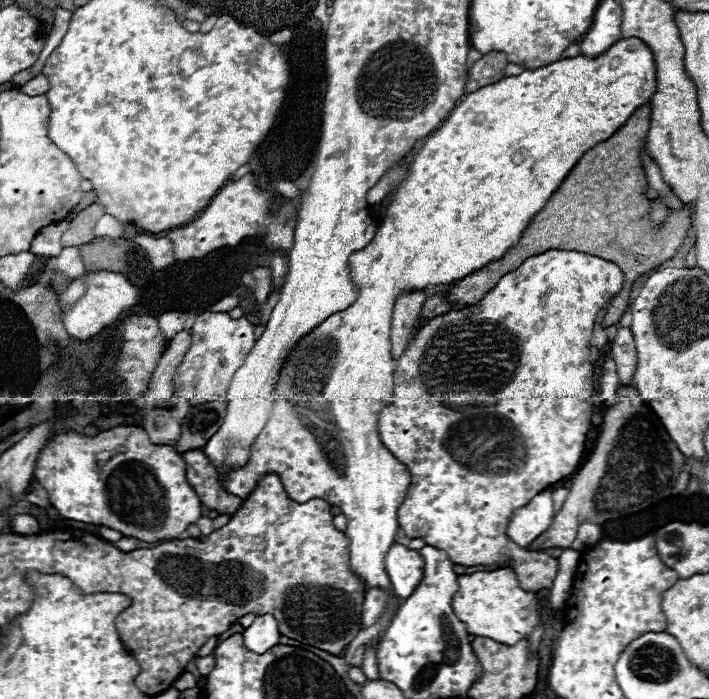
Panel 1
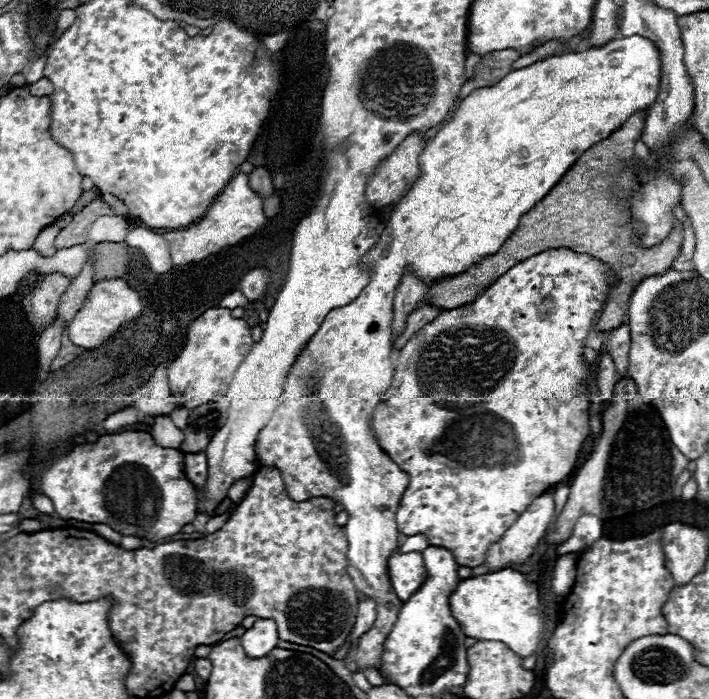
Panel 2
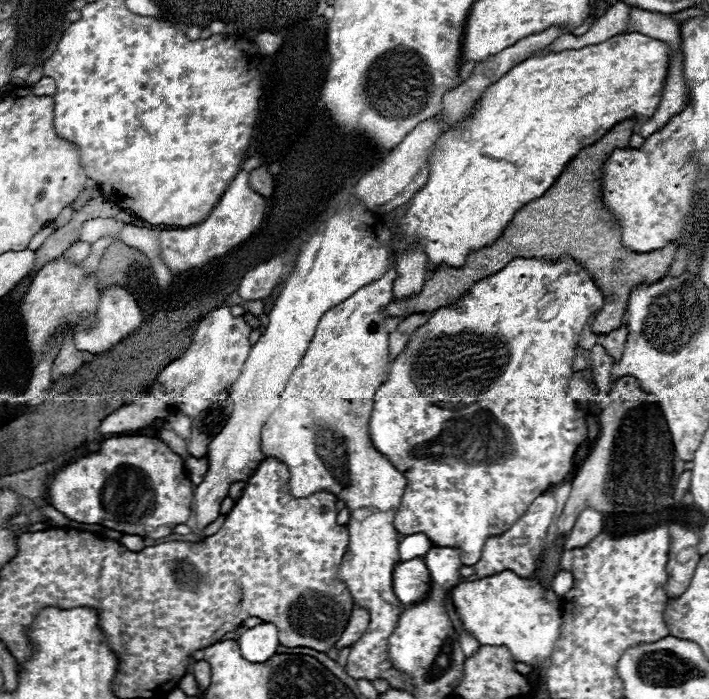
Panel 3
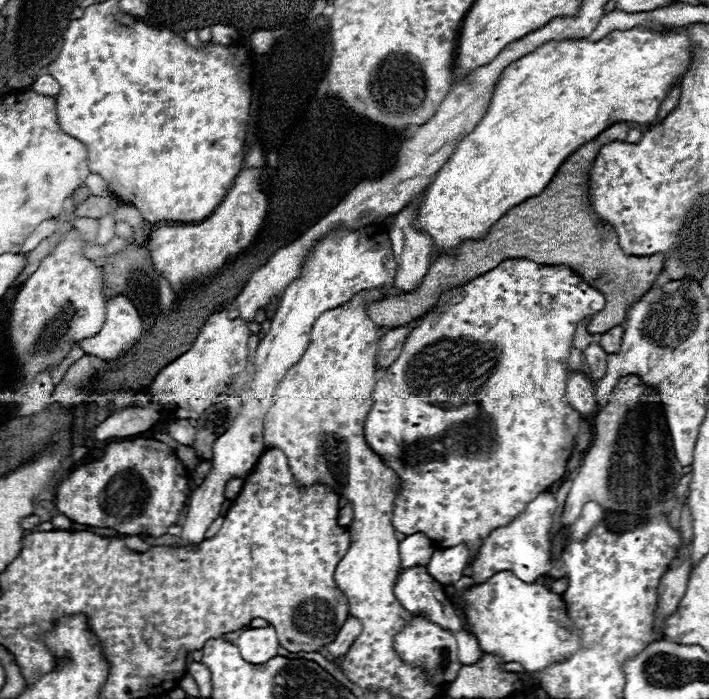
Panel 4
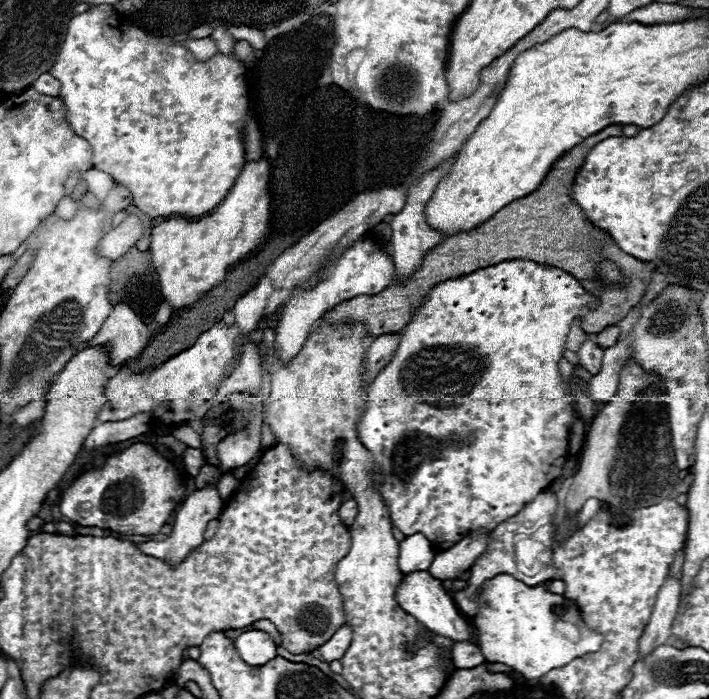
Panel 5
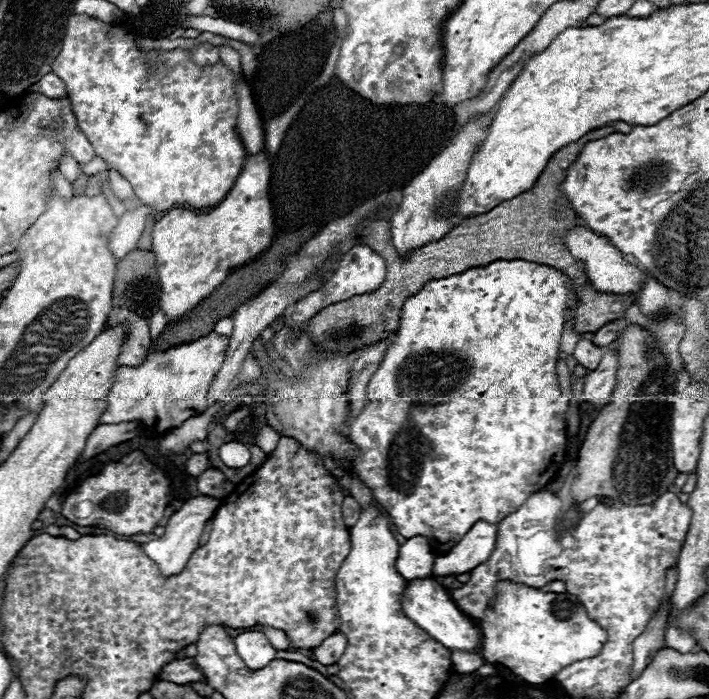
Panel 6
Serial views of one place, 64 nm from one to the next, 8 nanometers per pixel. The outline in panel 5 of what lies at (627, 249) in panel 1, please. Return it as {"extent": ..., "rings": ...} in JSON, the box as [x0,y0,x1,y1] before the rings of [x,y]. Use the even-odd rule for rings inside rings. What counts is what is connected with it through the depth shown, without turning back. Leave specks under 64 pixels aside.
{"extent":[320,124,654,338],"rings":[[[612,124],[612,126],[606,126],[604,130],[592,134],[590,138],[582,140],[578,146],[568,150],[562,158],[558,158],[552,164],[550,172],[546,174],[546,178],[538,186],[538,190],[534,190],[532,194],[528,194],[524,198],[510,202],[508,206],[498,210],[498,214],[494,214],[494,218],[482,222],[474,230],[470,230],[470,232],[462,230],[454,236],[444,238],[438,246],[434,246],[430,252],[424,254],[422,264],[412,274],[412,278],[398,280],[398,276],[396,276],[394,282],[386,290],[382,290],[374,296],[356,296],[352,300],[346,300],[346,302],[330,308],[328,312],[324,312],[320,320],[330,322],[332,326],[346,324],[346,322],[348,324],[364,322],[366,334],[374,336],[374,338],[382,336],[382,334],[394,334],[406,326],[406,322],[412,316],[412,306],[420,304],[422,298],[428,294],[428,290],[434,284],[470,274],[478,268],[494,266],[504,260],[532,260],[538,264],[550,264],[560,270],[566,270],[568,274],[578,278],[578,282],[582,284],[584,290],[588,290],[590,294],[594,294],[600,300],[596,310],[588,310],[580,318],[580,328],[586,334],[598,334],[606,326],[620,322],[630,312],[630,308],[642,300],[642,296],[650,284],[654,266],[644,264],[644,262],[624,254],[606,232],[594,228],[592,222],[582,214],[580,206],[574,202],[572,192],[570,192],[574,174],[576,174],[578,166],[584,162],[588,150],[594,144],[598,144],[600,140],[610,138],[610,136],[622,136],[622,128]],[[600,256],[612,258],[624,270],[624,274],[628,276],[628,282],[630,282],[626,288],[602,286],[596,280],[594,262]]]}

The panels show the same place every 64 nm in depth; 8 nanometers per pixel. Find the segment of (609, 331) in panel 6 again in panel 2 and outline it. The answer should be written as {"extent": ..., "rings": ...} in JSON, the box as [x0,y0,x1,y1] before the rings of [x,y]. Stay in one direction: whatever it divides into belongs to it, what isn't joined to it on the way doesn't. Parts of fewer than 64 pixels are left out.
{"extent":[604,324,630,374],"rings":[[[624,324],[616,330],[610,332],[610,336],[604,342],[604,348],[608,350],[608,354],[612,356],[616,370],[620,374],[626,374],[626,366],[628,366],[628,350],[630,350],[630,328]]]}

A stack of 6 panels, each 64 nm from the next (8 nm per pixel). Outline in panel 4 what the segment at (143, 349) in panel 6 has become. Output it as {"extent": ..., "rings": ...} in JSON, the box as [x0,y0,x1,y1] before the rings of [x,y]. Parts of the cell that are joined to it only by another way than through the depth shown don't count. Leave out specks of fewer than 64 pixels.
{"extent":[78,296,144,362],"rings":[[[116,296],[108,298],[102,330],[92,338],[80,340],[78,346],[88,354],[94,354],[106,362],[114,362],[140,340],[142,332],[144,324],[138,310],[128,298]]]}

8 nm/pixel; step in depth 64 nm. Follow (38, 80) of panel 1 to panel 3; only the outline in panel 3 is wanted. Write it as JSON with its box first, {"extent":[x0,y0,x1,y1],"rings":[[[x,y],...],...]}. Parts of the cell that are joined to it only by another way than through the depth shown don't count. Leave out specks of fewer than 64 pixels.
{"extent":[32,76,56,96],"rings":[[[44,76],[44,78],[40,78],[40,80],[32,86],[32,92],[34,92],[36,96],[54,96],[54,94],[56,94],[56,82],[54,82],[52,78]]]}

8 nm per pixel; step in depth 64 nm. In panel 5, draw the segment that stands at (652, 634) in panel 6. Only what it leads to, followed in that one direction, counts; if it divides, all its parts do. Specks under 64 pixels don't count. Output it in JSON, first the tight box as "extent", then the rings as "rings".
{"extent":[638,578,680,660],"rings":[[[666,578],[666,582],[662,584],[660,592],[658,592],[658,600],[656,606],[652,610],[650,622],[642,634],[642,638],[638,640],[638,652],[640,652],[640,660],[646,658],[646,654],[650,654],[650,650],[668,644],[670,638],[670,626],[674,620],[674,614],[678,610],[678,600],[680,596],[680,578],[678,580],[670,580]]]}

